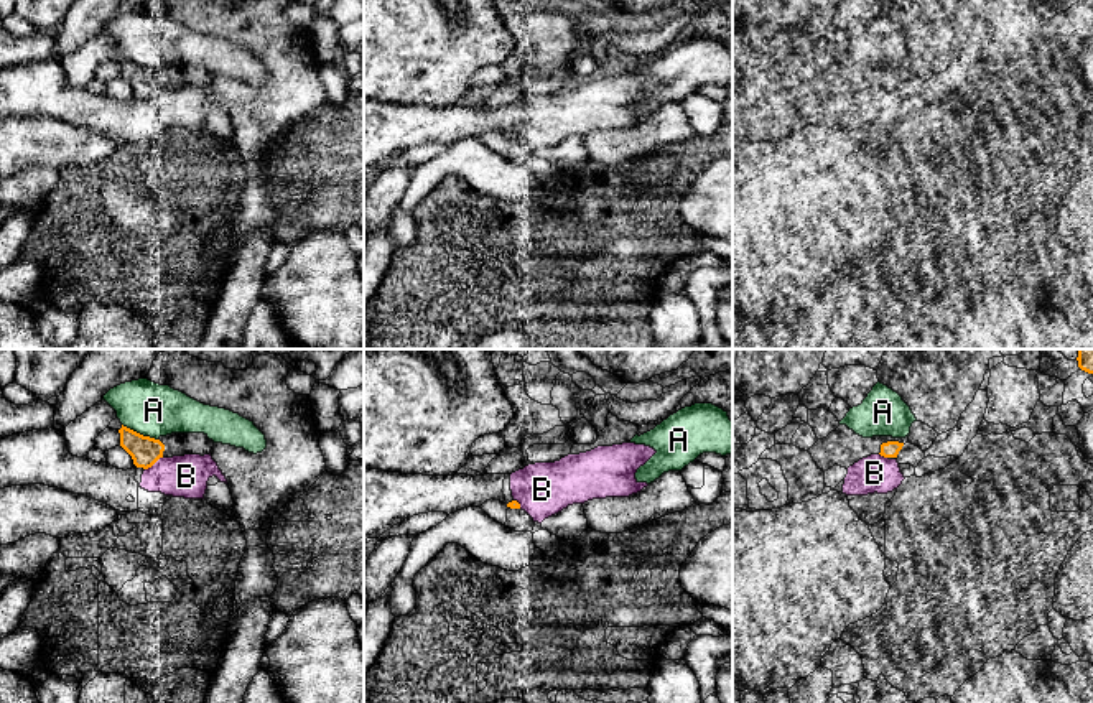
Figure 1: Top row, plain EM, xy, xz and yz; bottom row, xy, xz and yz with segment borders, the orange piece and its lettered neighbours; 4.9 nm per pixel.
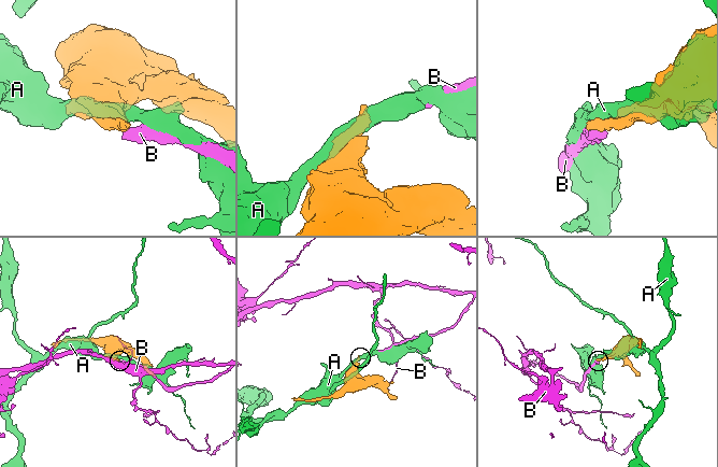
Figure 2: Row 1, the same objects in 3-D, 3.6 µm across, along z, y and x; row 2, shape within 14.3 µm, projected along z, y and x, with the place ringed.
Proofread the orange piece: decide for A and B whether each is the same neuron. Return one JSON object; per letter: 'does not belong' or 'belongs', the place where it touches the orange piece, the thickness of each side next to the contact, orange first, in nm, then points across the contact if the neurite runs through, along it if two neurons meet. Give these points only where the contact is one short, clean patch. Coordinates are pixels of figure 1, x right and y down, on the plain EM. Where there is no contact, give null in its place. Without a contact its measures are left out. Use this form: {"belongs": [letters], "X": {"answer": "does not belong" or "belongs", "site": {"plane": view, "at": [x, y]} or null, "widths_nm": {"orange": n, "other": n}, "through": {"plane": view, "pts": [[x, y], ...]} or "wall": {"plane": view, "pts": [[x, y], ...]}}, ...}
{"belongs": [], "A": {"answer": "does not belong", "site": {"plane": "xy", "at": [139, 65]}, "widths_nm": {"orange": 150, "other": 260}}, "B": {"answer": "does not belong", "site": {"plane": "xy", "at": [153, 94]}, "widths_nm": {"orange": 150, "other": 220}}}

